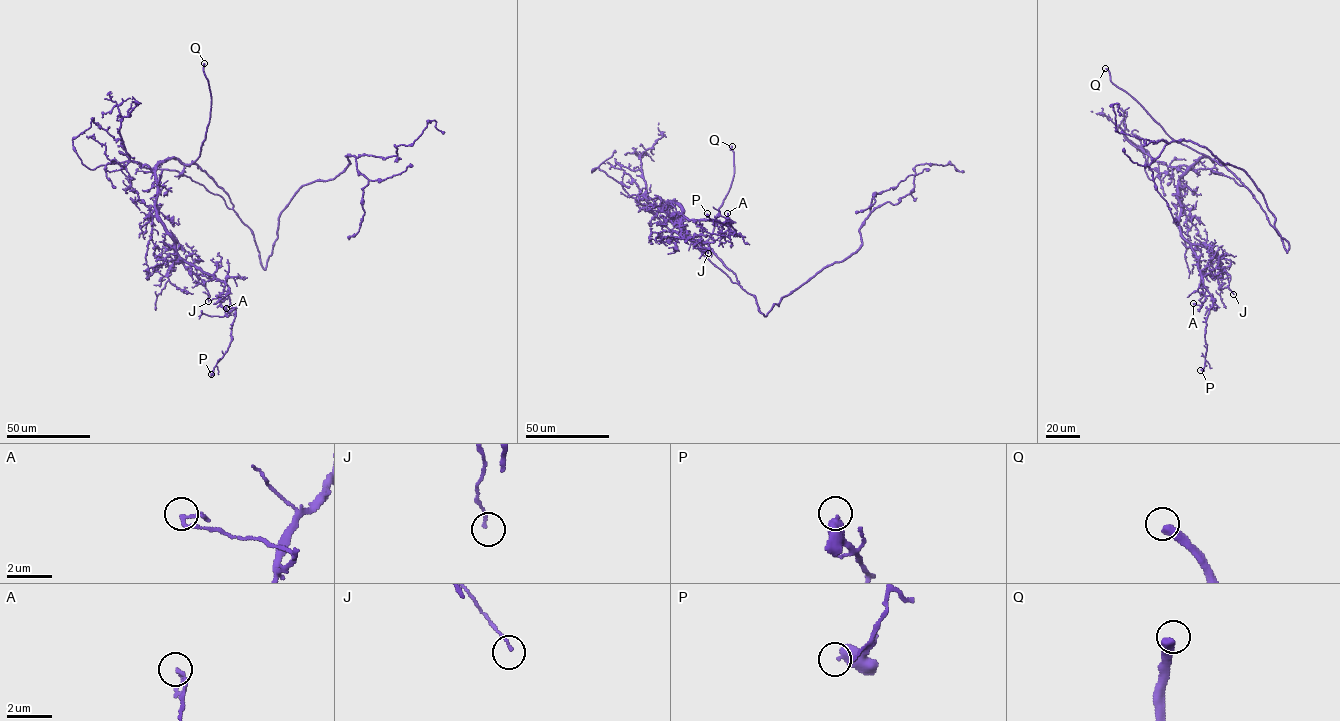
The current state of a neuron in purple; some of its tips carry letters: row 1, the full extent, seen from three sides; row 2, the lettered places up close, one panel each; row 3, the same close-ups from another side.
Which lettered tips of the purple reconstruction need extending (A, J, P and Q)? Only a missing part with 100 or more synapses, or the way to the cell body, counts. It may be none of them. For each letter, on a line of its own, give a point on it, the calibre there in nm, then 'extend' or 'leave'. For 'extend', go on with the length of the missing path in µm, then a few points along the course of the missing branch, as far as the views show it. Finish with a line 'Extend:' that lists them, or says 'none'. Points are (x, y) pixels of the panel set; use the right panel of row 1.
A: at (1193, 303); 120 nm thick; leave
J: at (1233, 294); 110 nm thick; leave
P: at (1200, 370); 500 nm thick; leave
Q: at (1105, 68); 440 nm thick; extend; about 8 µm are missing
Extend: Q

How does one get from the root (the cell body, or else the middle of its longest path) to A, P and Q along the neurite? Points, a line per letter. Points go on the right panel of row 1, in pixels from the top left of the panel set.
A: (1266, 214), (1213, 159), (1199, 158), (1180, 178), (1180, 234), (1198, 257), (1206, 297), (1201, 307), (1193, 303)
P: (1266, 214), (1213, 159), (1199, 158), (1180, 178), (1180, 234), (1214, 300), (1200, 370)
Q: (1266, 214), (1254, 195), (1232, 173), (1216, 161), (1175, 141), (1135, 100), (1111, 82), (1105, 68)

